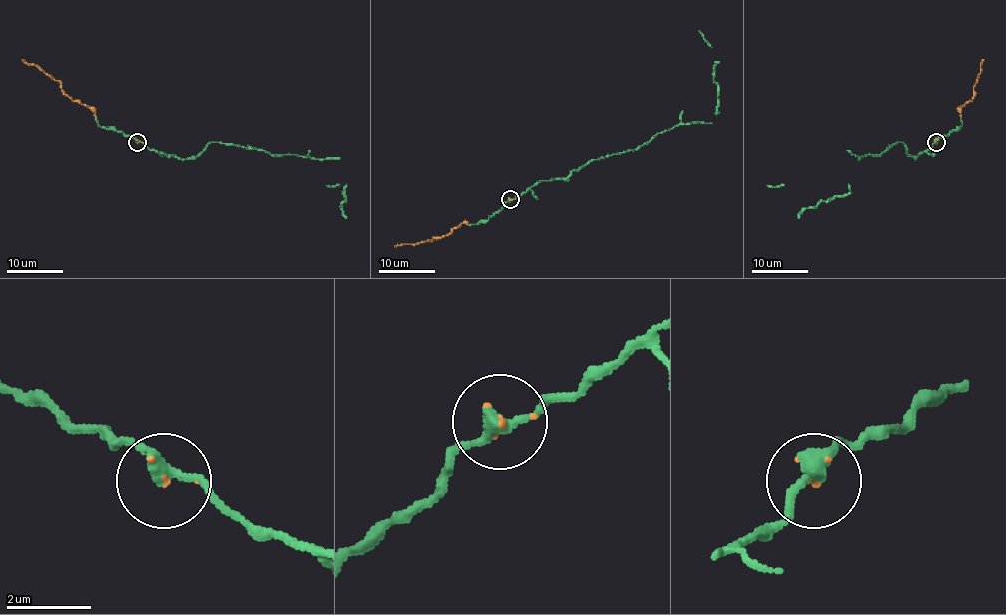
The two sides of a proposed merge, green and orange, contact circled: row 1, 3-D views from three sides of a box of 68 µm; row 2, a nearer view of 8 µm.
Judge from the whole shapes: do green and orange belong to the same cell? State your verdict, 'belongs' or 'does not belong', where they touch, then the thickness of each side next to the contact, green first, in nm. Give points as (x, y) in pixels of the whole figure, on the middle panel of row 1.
belongs; place (510, 199); calibres 320 and 70 nm

